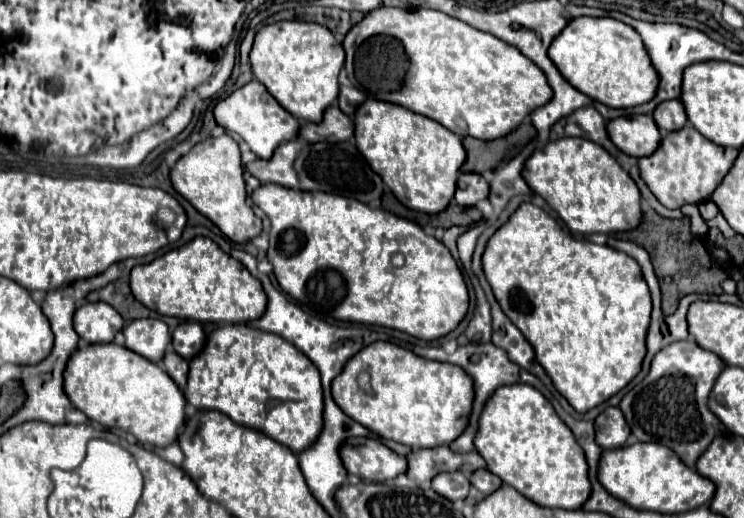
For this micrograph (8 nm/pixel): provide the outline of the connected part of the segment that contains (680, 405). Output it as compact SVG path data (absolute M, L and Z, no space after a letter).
M694 340L674 342L662 348L654 360L648 376L636 384L620 402L620 410L640 442L654 442L670 448L690 470L698 456L708 448L714 436L724 432L724 426L708 410L706 400L718 378L724 362L708 350L702 350Z

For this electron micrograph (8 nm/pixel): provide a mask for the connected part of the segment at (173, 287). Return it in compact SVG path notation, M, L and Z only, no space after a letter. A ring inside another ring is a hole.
M196 236L190 244L170 250L150 264L134 266L130 272L130 290L140 304L162 316L196 322L244 324L262 316L266 308L262 284L204 236Z

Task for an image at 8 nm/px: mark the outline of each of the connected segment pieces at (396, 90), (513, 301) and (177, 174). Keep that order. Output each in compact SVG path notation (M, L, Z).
M376 8L374 12L368 12L362 22L350 28L342 46L346 52L348 80L366 98L400 104L416 114L436 120L454 134L460 134L454 120L464 118L468 124L466 134L472 138L494 140L506 136L534 108L546 104L552 96L552 88L548 86L544 72L520 54L518 48L438 10Z
M522 202L508 222L490 236L482 254L482 270L502 312L532 344L536 360L576 412L586 412L608 400L640 372L652 302L640 266L628 254L576 240L542 208Z
M222 134L218 138L206 138L194 144L192 150L172 166L170 182L174 190L182 198L186 198L200 214L212 220L224 236L234 242L248 242L250 238L260 234L262 220L246 204L242 174L244 168L240 160L240 148L228 134Z

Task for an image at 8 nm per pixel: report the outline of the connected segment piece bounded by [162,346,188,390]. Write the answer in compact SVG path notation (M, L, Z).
M168 346L166 354L164 354L164 360L162 360L162 366L168 372L168 376L178 384L178 388L184 390L186 388L186 378L188 378L188 360L184 360L182 356L178 356Z

